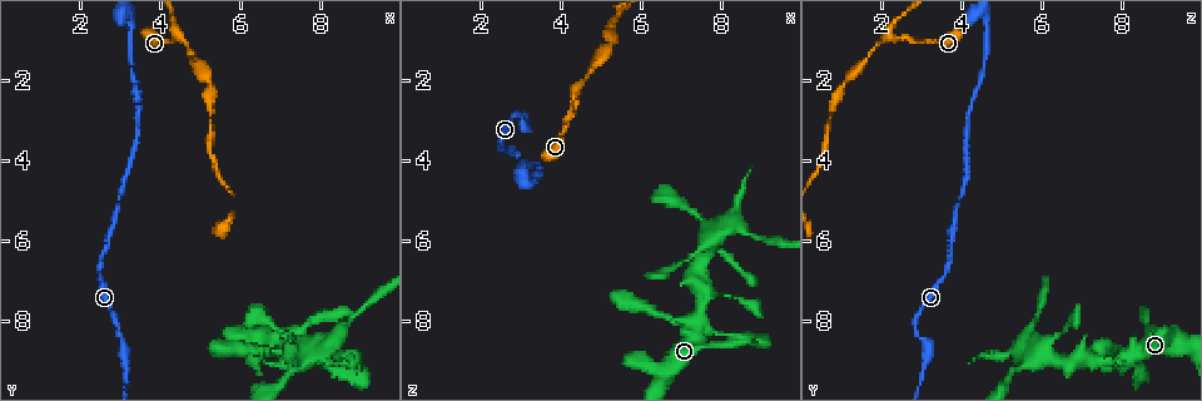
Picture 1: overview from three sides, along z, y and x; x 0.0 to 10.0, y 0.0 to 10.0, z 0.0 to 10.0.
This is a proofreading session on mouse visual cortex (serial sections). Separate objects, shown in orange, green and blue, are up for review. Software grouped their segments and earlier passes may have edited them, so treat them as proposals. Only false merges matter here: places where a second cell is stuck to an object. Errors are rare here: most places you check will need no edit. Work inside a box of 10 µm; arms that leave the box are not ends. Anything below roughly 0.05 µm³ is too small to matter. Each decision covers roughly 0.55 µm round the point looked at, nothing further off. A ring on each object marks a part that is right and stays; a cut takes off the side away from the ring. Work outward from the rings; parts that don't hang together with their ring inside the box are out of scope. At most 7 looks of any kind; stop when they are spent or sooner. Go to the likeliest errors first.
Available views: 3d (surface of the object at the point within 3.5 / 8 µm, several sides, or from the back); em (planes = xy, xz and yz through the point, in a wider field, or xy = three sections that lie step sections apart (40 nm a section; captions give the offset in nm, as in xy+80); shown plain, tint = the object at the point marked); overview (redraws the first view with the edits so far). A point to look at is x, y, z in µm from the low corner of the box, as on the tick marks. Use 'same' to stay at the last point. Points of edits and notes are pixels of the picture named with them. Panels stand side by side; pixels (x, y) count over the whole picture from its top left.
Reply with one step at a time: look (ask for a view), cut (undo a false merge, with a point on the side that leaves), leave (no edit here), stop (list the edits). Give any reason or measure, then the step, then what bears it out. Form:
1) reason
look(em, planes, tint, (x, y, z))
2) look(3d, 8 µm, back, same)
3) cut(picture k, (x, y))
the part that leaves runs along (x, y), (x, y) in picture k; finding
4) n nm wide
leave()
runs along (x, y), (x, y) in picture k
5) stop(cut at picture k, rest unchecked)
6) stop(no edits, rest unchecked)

side arm on a straight run
look(3d, 3.5 µm, (4.40, 0.95, 2.20))

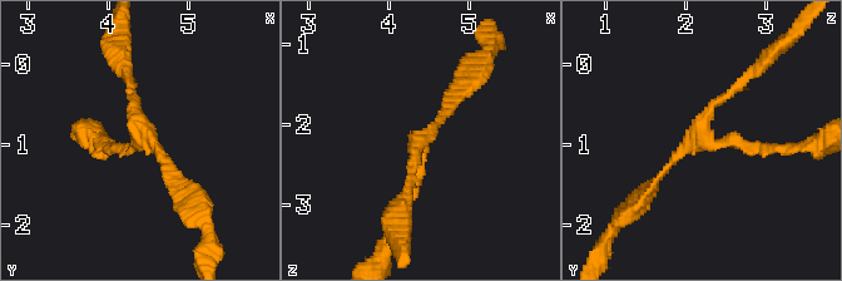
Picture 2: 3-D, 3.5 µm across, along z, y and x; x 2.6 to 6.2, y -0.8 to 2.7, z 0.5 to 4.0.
3 arms; arms of 100, 100, 150 nm; now the EM
look(em, planes, tint, (4.40, 1.00, 2.25))

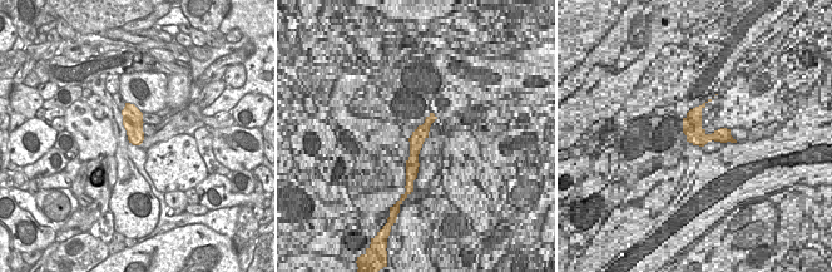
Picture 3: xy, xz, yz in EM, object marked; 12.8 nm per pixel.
leave()
runs along (397, 218), (412, 200), (420, 144), (462, 90) in picture 2; one cell here

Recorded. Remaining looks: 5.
looks like a crossing
look(3d, 3.5 µm, (7.50, 8.85, 7.90))

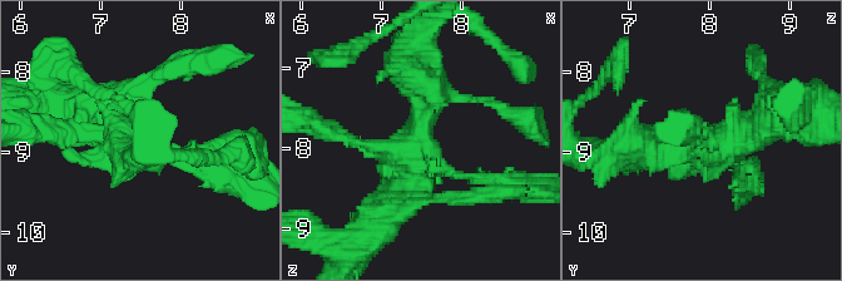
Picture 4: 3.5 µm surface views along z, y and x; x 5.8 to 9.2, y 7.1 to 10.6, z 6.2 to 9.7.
look(em, xy, step 5, tint, (7.50, 8.90, 7.85))

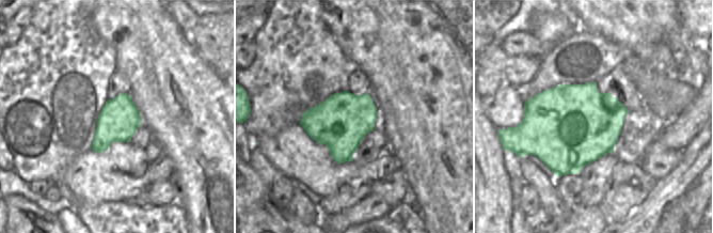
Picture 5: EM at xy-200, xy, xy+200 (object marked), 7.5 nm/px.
400 nm wide
leave()
runs along (772, 122), (723, 144), (637, 152) in picture 4; one cell here

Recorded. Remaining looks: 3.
look(3d, 3.5 µm, back, (7.70, 8.80, 6.15))

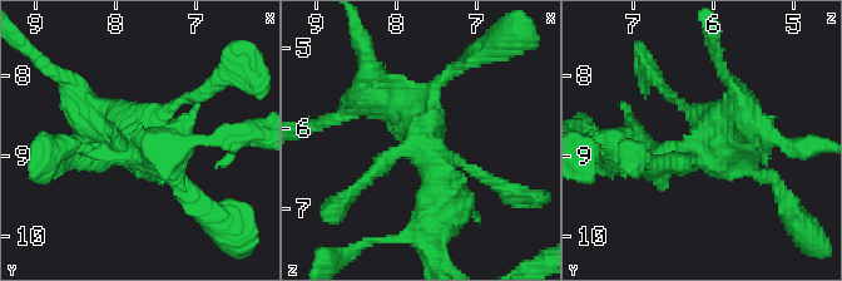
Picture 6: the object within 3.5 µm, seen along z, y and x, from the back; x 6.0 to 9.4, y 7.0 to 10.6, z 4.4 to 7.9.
need the tissue
look(em, xy, step 3, tint, (7.65, 8.80, 6.05))

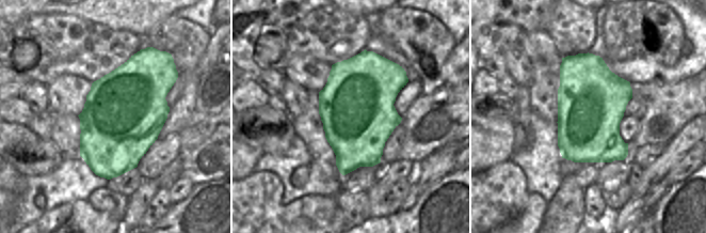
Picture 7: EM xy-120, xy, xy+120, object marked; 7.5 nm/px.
leave()
runs along (444, 207), (420, 127), (366, 98) in picture 6; one cell here

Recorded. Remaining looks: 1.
stop(no edits, rest unchecked)

